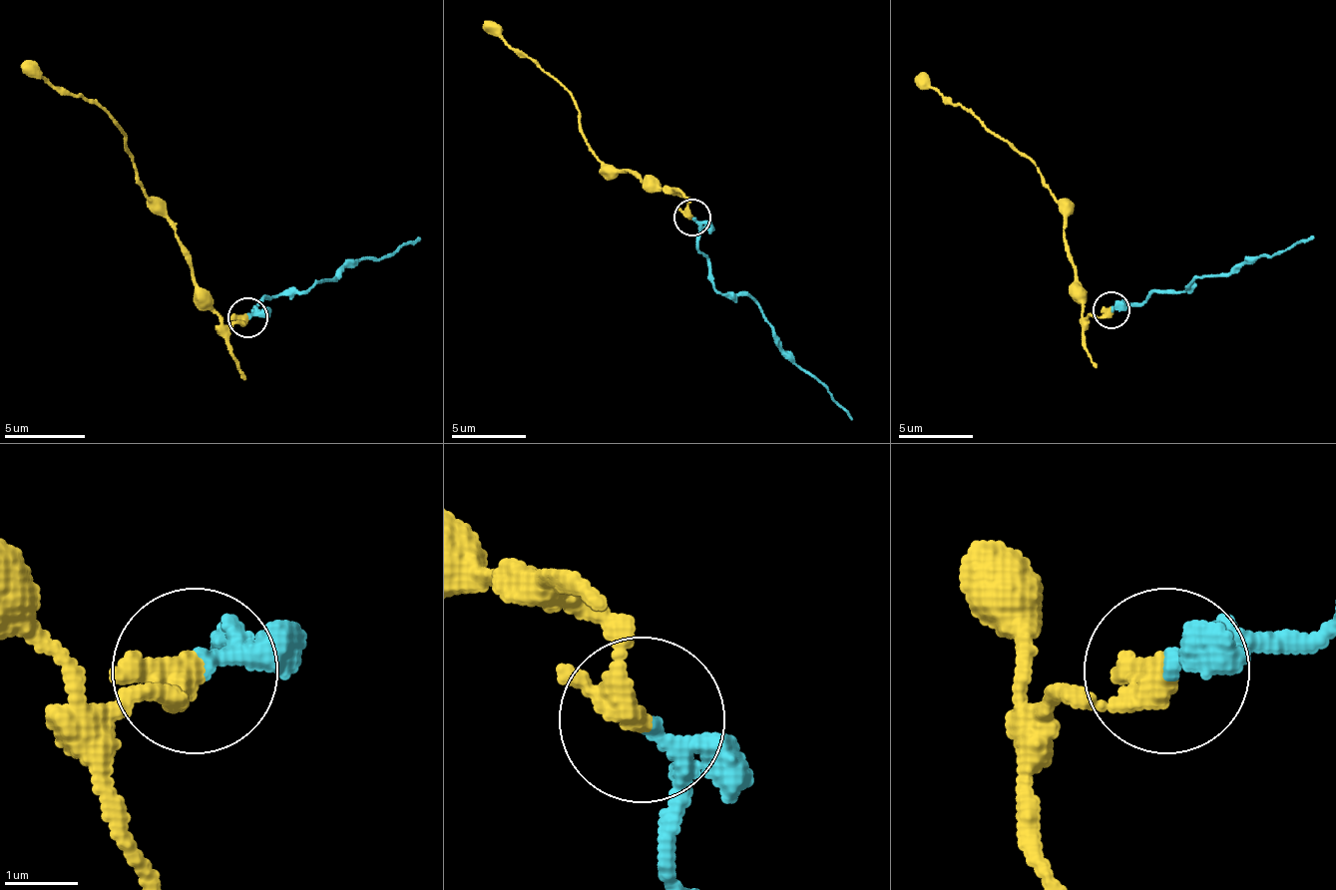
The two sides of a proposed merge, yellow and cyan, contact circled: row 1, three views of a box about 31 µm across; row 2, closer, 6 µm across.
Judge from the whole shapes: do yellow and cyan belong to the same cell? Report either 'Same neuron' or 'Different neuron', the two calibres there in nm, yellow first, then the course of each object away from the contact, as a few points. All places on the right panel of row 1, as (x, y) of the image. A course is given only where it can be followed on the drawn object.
Different neuron. Thickness 320 nm (yellow) against 200 nm. Course of yellow: (1111, 311), (1081, 314), (1066, 211), (1044, 181), (1040, 170), (999, 141), (973, 114), (943, 100), (917, 77). Course of cyan: (1111, 311), (1143, 303), (1154, 292), (1188, 288), (1199, 277), (1236, 270), (1314, 236)

